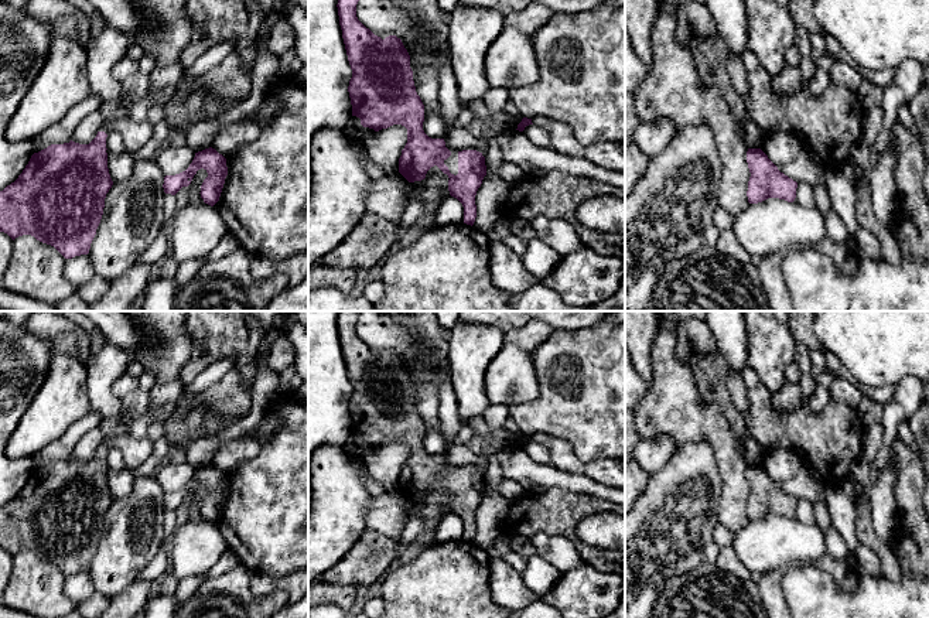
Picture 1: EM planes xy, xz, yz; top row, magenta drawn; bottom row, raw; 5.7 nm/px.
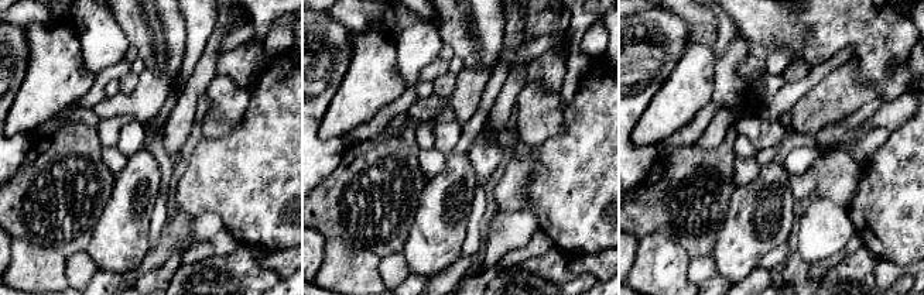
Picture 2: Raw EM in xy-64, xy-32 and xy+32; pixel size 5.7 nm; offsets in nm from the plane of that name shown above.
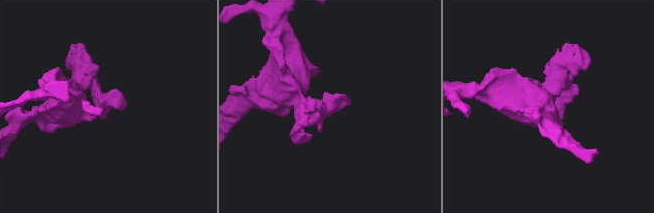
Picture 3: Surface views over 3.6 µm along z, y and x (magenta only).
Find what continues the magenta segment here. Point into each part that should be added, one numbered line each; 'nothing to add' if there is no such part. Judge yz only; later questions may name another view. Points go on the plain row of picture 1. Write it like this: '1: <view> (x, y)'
nothing to add

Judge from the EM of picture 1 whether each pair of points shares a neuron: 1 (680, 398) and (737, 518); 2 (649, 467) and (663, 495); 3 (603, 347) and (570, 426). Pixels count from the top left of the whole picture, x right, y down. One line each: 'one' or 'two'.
1: one
2: two
3: one

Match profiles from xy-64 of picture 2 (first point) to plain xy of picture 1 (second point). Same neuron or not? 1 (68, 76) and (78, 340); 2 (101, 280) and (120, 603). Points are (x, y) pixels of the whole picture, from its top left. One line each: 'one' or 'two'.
1: two
2: two

